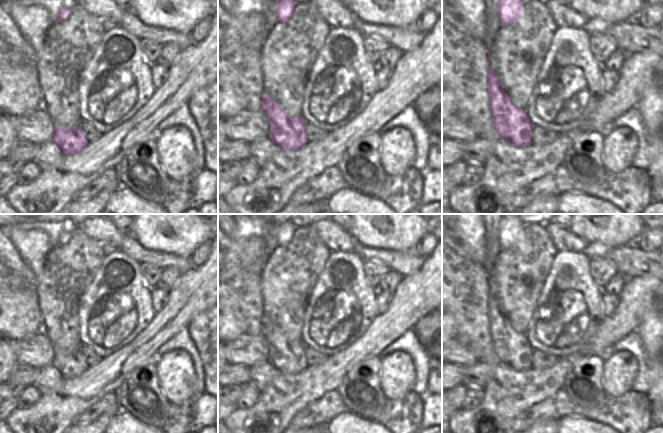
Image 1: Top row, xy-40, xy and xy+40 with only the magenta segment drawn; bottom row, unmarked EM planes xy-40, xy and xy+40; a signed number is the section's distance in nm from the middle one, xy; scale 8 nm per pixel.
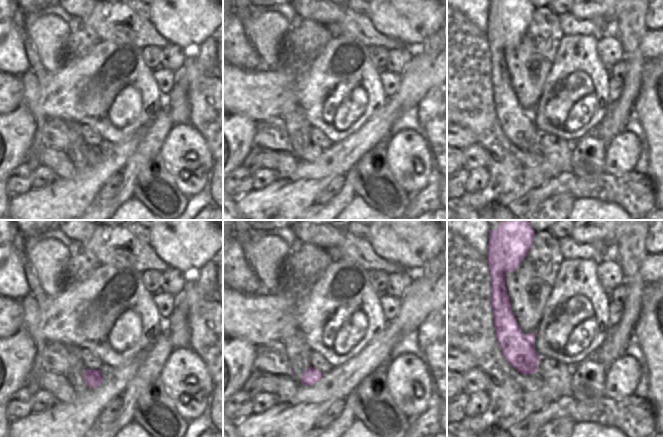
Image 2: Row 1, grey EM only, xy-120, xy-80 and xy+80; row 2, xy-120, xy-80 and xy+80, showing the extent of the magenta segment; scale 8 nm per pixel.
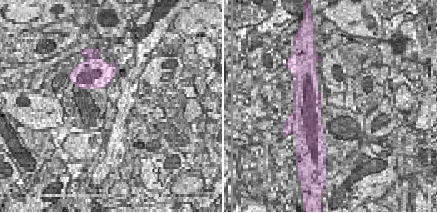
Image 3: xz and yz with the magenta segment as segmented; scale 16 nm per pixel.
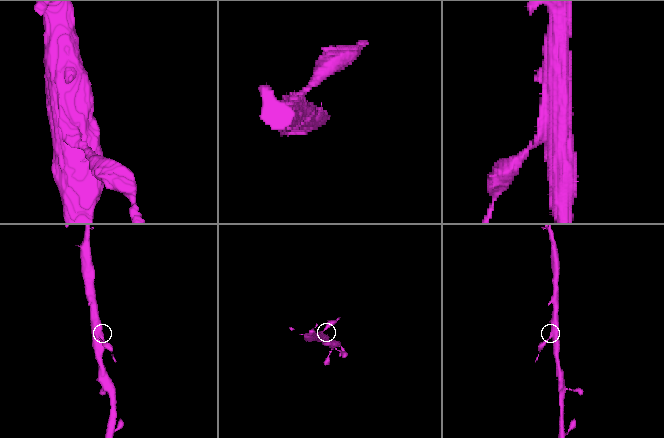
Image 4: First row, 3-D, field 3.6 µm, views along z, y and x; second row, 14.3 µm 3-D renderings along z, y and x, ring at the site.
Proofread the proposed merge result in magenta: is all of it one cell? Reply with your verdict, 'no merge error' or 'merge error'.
no merge error

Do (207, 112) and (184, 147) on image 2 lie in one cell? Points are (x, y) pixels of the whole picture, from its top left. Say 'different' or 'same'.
different

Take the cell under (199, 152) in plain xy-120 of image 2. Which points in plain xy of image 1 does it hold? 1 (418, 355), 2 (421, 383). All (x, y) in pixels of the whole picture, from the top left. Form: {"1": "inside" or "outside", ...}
{"1": "outside", "2": "outside"}

